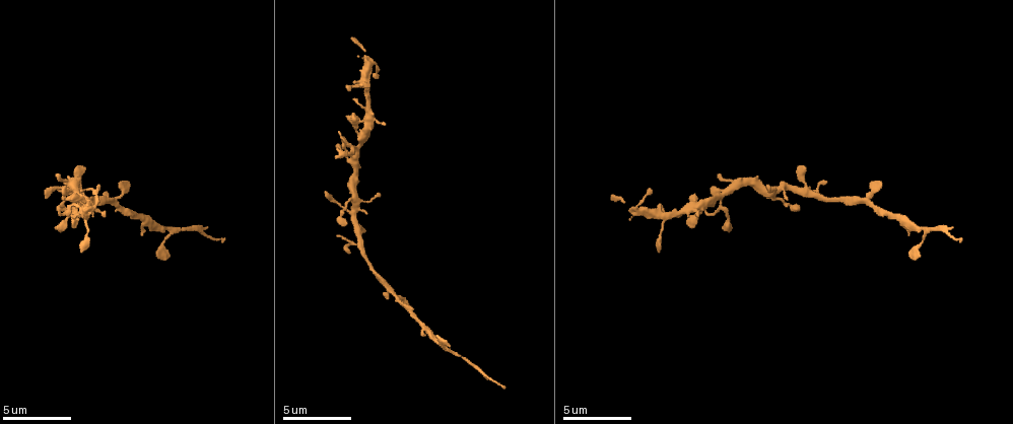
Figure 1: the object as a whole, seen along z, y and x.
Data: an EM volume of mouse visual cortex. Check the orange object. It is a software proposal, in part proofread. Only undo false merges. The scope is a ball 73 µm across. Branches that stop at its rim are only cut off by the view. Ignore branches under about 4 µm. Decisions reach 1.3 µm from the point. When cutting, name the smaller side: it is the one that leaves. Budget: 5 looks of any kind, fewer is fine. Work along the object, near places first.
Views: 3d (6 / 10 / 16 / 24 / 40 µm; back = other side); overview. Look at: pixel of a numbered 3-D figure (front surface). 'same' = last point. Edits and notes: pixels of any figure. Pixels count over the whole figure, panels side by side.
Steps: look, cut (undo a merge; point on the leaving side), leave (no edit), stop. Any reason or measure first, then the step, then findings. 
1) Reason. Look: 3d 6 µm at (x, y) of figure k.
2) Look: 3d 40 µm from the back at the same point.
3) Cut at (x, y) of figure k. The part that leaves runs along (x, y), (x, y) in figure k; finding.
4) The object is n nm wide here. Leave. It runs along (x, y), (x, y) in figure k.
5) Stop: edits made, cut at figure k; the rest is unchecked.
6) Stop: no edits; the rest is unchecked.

Side arm on a straight run. Look: 3d 10 µm at (164, 228) of figure 1.

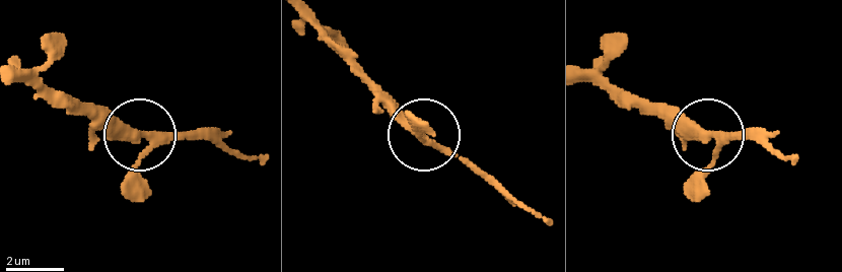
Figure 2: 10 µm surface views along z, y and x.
Leave. It runs along (17, 72), (97, 106), (141, 135), (197, 137) in figure 2; all the same cell.

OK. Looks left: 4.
Thin arm on a thick one. Look: 3d 16 µm at (109, 200) of figure 1.

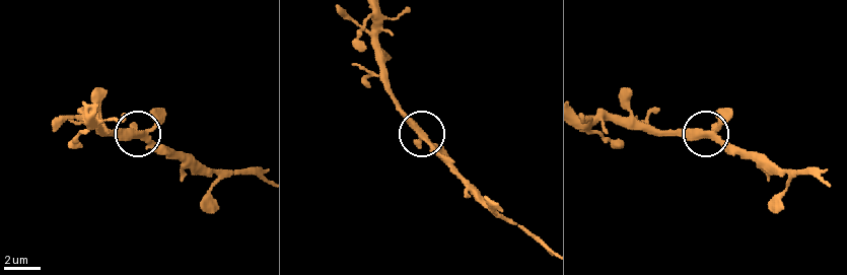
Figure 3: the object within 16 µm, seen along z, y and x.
3 arms meet here. Leave. It runs along (641, 128), (708, 132), (743, 158) in figure 3; all the same cell.

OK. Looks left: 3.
Look: 3d 10 µm at (809, 196) of figure 1.

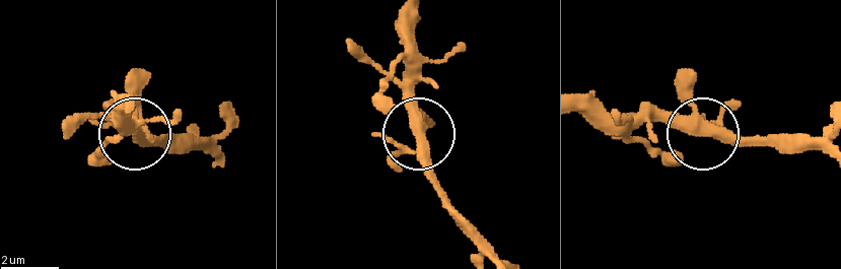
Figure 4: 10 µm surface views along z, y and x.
From behind. Look: 3d 10 µm from the back at (421, 139) of figure 4.

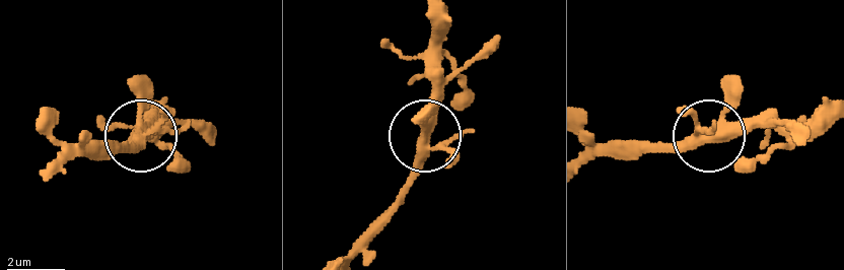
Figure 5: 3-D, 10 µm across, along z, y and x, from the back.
The object is 370 nm wide here. Leave. It runs along (419, 136), (423, 143), (407, 194), (390, 221) in figure 5; continuous, no second cell.

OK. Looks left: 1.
Stop: no edits; the rest is unchecked.

